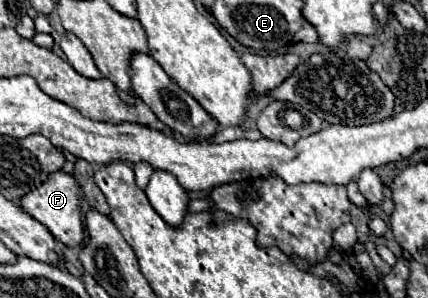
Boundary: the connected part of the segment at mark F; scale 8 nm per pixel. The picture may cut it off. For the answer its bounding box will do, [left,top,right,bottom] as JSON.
[18,171,84,247]

